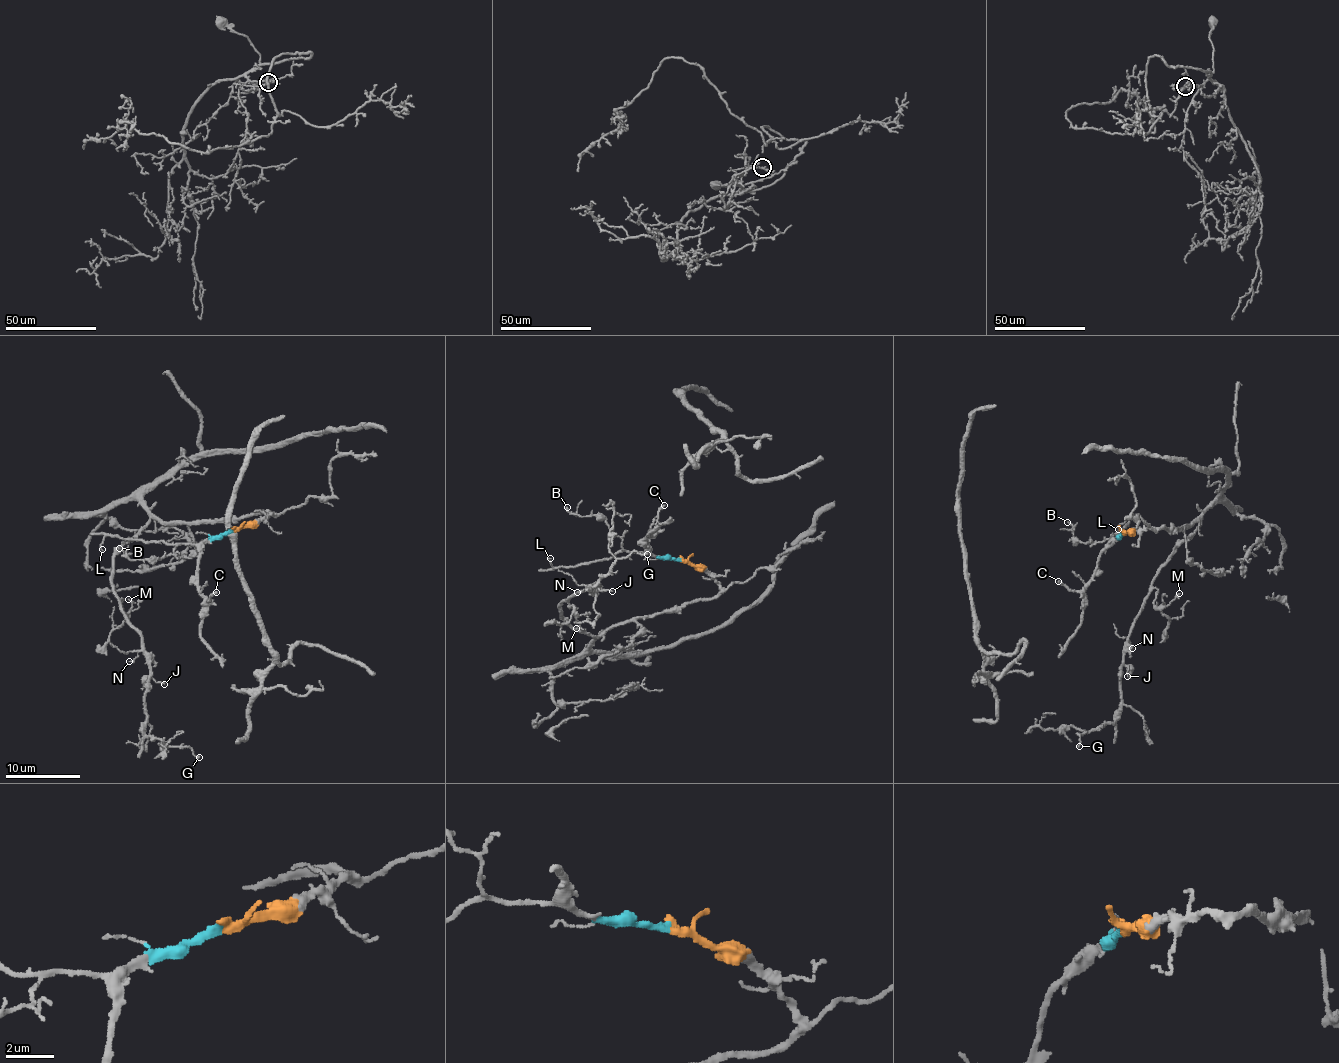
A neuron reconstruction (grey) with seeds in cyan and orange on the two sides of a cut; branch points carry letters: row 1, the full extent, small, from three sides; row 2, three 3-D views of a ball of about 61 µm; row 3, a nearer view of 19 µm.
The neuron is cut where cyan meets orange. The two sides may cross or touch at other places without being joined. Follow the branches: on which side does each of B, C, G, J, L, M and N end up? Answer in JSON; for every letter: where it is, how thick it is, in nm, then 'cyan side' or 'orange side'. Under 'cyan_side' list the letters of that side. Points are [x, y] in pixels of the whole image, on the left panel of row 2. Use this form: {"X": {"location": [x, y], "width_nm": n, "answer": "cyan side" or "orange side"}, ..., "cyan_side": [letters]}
{"B": {"location": [119, 548], "width_nm": 120, "answer": "cyan side"}, "C": {"location": [216, 592], "width_nm": 220, "answer": "cyan side"}, "G": {"location": [199, 757], "width_nm": 120, "answer": "orange side"}, "J": {"location": [164, 684], "width_nm": 130, "answer": "orange side"}, "L": {"location": [102, 549], "width_nm": 110, "answer": "cyan side"}, "M": {"location": [128, 599], "width_nm": 80, "answer": "orange side"}, "N": {"location": [129, 661], "width_nm": 110, "answer": "orange side"}, "cyan_side": ["B", "C", "L"]}

